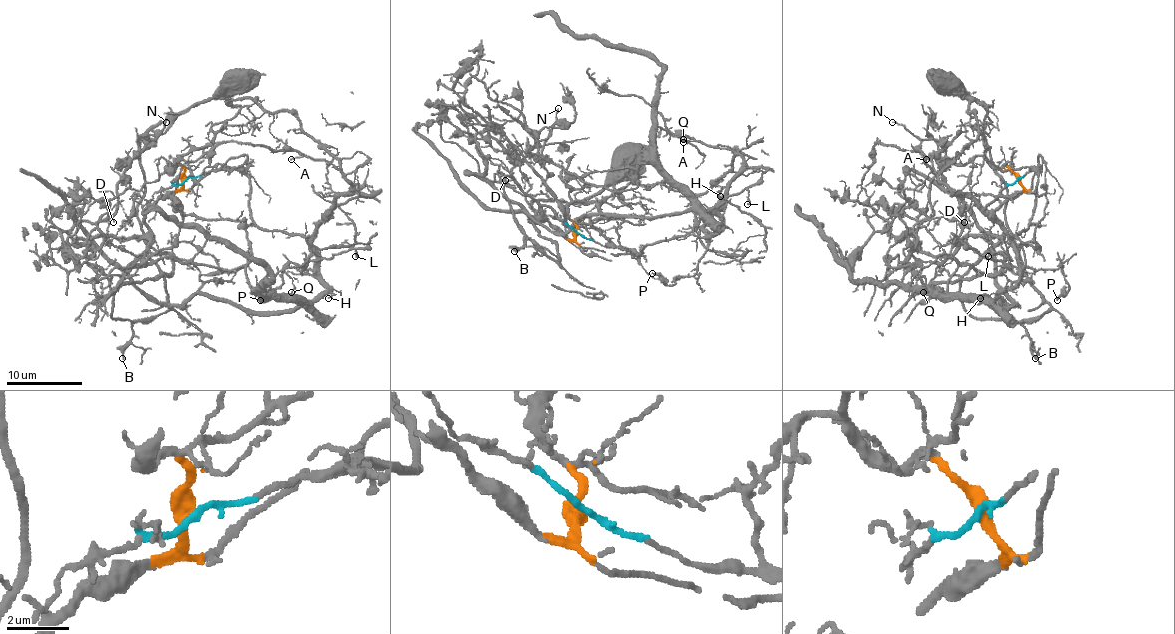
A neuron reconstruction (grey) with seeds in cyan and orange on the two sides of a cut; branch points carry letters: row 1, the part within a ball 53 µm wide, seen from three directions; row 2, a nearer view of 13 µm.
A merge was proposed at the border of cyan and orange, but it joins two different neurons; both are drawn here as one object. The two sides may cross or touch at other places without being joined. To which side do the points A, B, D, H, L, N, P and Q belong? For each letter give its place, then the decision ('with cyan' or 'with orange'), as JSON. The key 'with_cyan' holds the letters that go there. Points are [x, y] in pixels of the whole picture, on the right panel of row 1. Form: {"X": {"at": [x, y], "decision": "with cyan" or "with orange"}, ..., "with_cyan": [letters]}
{"A": {"at": [926, 159], "decision": "with cyan"}, "B": {"at": [1035, 358], "decision": "with orange"}, "D": {"at": [964, 222], "decision": "with orange"}, "H": {"at": [980, 298], "decision": "with cyan"}, "L": {"at": [988, 256], "decision": "with cyan"}, "N": {"at": [892, 122], "decision": "with orange"}, "P": {"at": [1057, 300], "decision": "with cyan"}, "Q": {"at": [923, 292], "decision": "with cyan"}, "with_cyan": ["A", "H", "L", "P", "Q"]}

